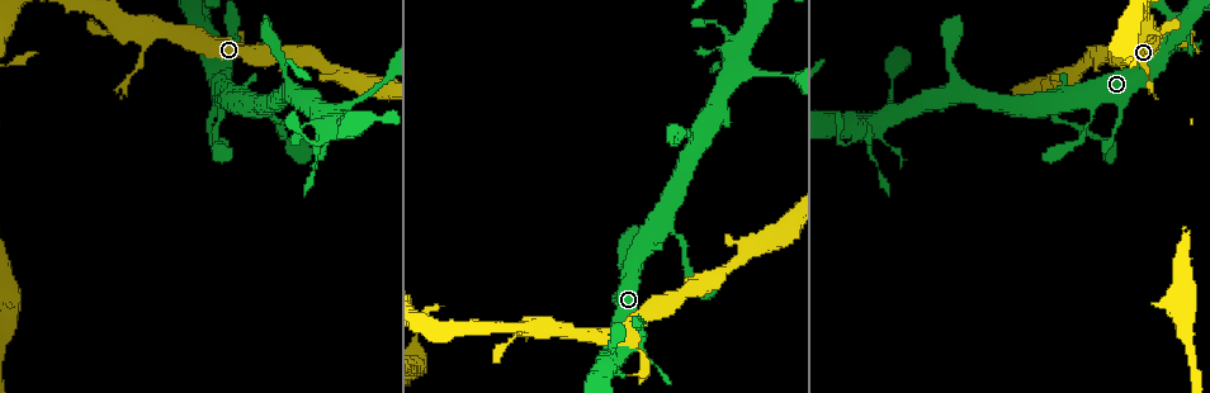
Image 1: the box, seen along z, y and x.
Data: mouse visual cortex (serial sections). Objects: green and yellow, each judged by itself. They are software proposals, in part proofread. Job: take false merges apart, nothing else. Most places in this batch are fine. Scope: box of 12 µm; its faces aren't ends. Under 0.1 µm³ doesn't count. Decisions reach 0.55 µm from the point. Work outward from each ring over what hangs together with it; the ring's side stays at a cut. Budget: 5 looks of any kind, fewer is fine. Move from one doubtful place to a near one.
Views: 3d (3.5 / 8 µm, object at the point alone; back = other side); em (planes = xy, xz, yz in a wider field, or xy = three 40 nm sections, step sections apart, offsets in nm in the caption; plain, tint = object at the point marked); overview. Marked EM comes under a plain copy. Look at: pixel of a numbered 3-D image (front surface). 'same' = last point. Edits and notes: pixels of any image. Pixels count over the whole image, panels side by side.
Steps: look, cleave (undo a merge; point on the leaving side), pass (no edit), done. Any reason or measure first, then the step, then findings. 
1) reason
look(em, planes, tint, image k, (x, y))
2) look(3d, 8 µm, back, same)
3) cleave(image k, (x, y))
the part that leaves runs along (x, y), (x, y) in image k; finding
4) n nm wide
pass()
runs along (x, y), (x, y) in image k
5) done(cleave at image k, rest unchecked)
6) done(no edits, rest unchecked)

sudden change in width
look(em, xy, step 1, tint, image 1, (671, 227))

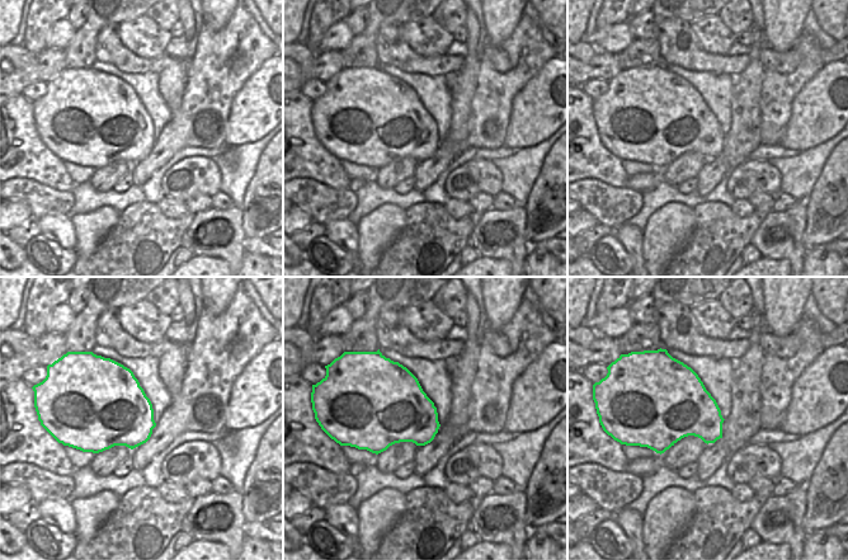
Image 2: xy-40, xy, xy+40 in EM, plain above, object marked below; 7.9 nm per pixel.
look(3d, 3.5 µm, same)

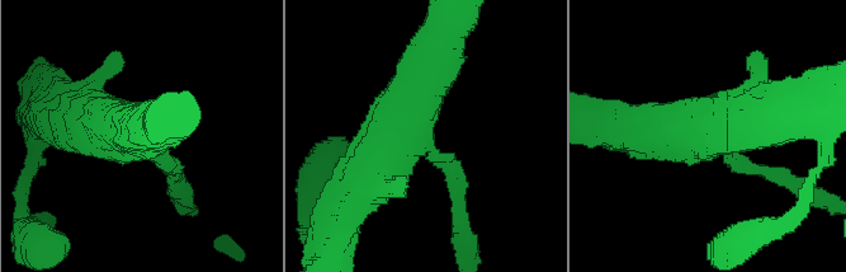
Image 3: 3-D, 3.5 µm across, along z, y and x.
pass()
runs along (349, 193), (400, 129), (434, 54) in image 3; one cell here

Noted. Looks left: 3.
thin arm on a thick one
look(3d, 3.5 µm, image 1, (957, 82))

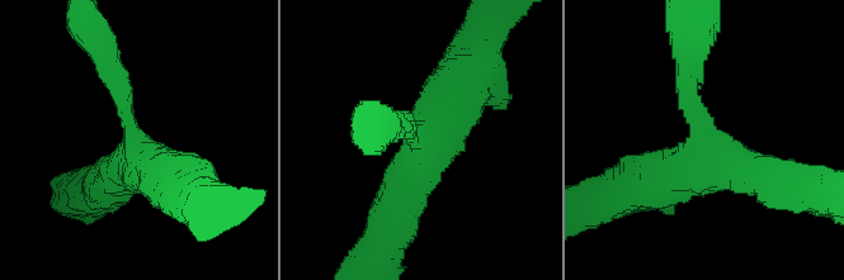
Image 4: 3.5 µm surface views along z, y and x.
3 arms; arms of 250, 500, 600 nm; need the tissue
look(em, xy, step 5, tint, image 4, (708, 141))

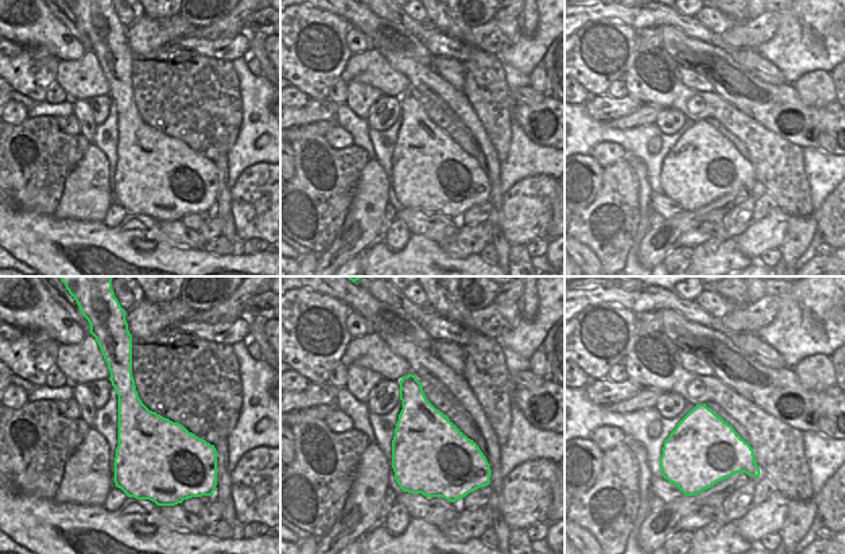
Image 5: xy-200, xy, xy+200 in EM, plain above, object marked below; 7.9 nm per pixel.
pass()
runs along (392, 213), (451, 93), (467, 80) in image 4; one cell here

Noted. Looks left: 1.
done(no edits, rest unchecked)

